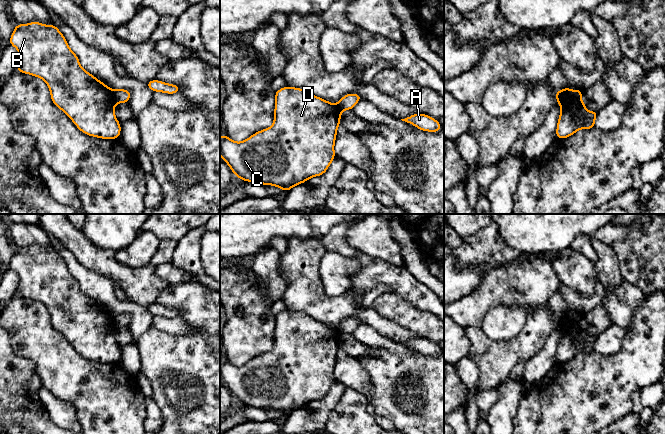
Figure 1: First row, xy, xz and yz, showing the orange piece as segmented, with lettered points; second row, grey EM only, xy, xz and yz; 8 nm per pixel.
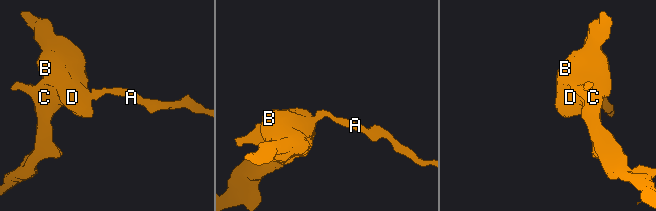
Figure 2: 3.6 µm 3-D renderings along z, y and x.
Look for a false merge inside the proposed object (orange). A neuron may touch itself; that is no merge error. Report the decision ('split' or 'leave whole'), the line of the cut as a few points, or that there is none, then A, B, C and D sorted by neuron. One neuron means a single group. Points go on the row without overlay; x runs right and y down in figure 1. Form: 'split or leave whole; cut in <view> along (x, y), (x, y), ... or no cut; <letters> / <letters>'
split; cut in xy along (113, 314), (116, 326); A / B C D

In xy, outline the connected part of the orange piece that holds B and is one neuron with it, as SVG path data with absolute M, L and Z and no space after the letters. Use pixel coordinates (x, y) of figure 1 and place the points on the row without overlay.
M16 248L9 269L19 275L17 296L43 303L53 328L86 359L119 363L114 314L83 293L53 248Z

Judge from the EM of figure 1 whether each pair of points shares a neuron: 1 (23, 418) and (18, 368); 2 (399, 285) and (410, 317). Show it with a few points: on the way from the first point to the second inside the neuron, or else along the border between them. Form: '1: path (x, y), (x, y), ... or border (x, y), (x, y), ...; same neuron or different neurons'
1: path (18, 406), (18, 380); same neuron
2: border (391, 291), (425, 311); different neurons

